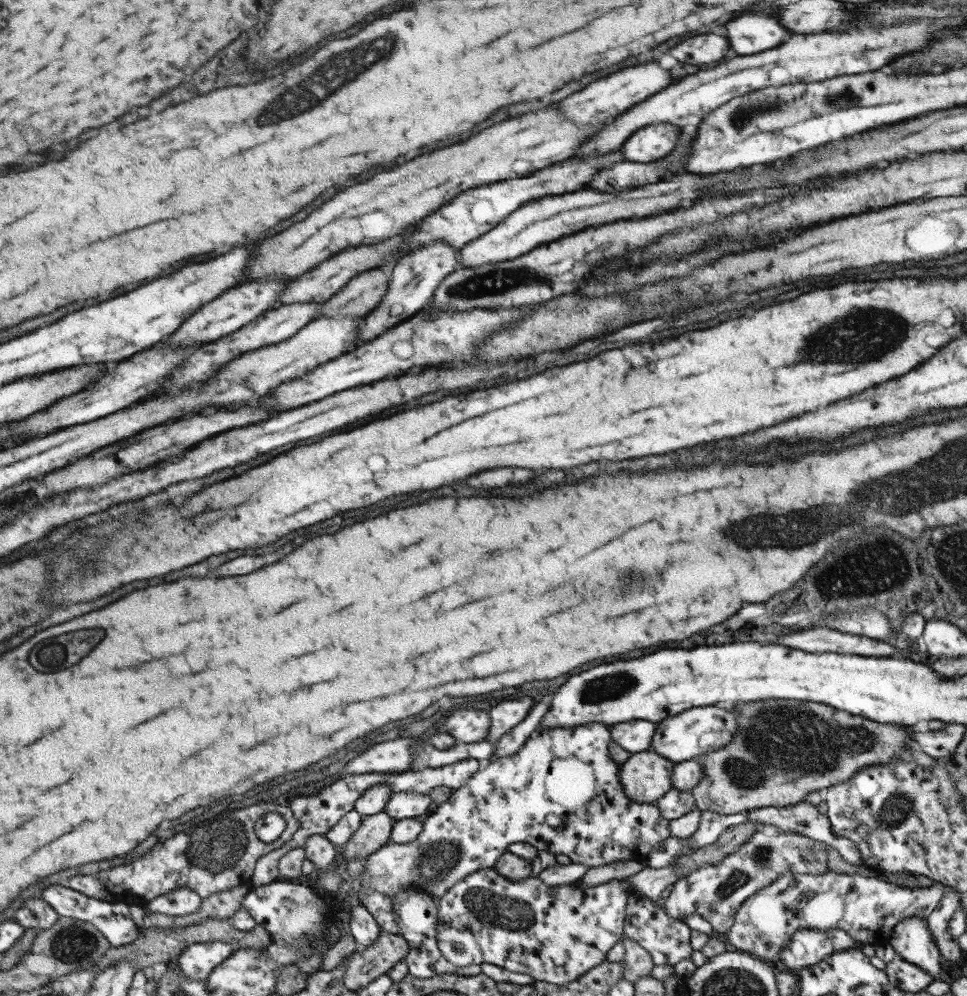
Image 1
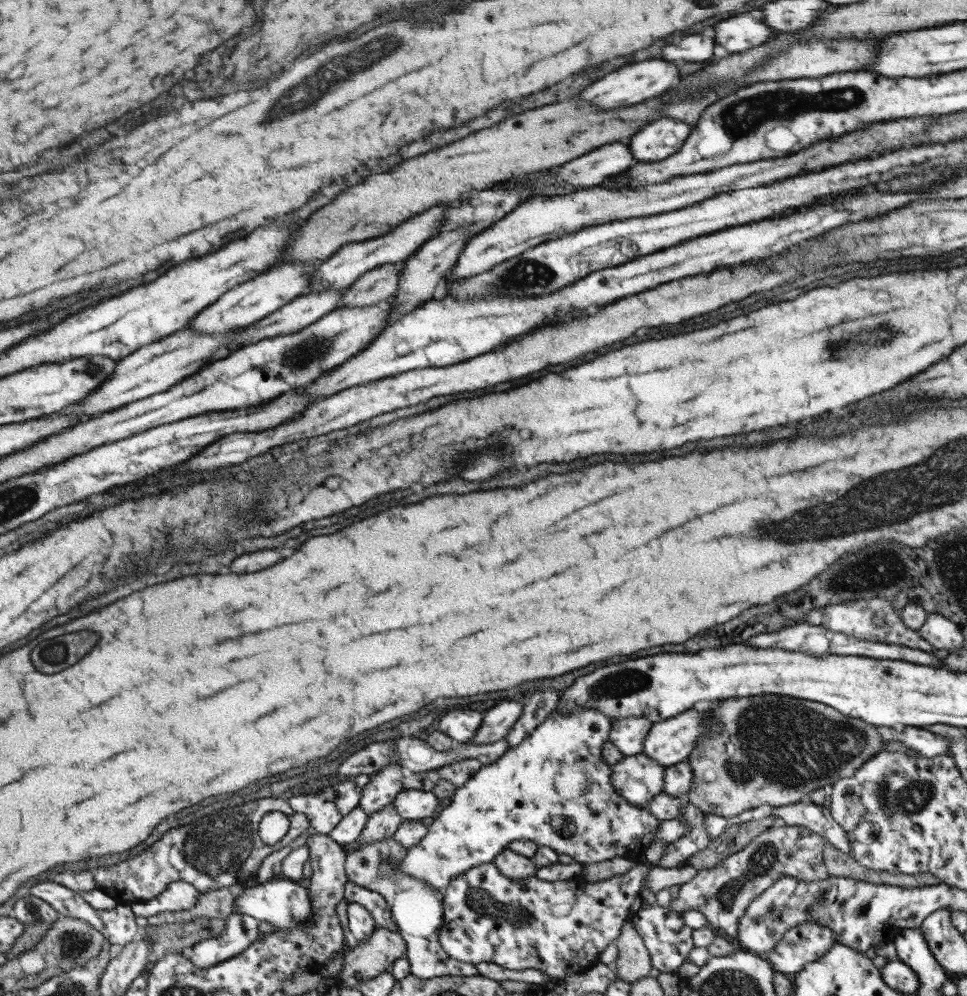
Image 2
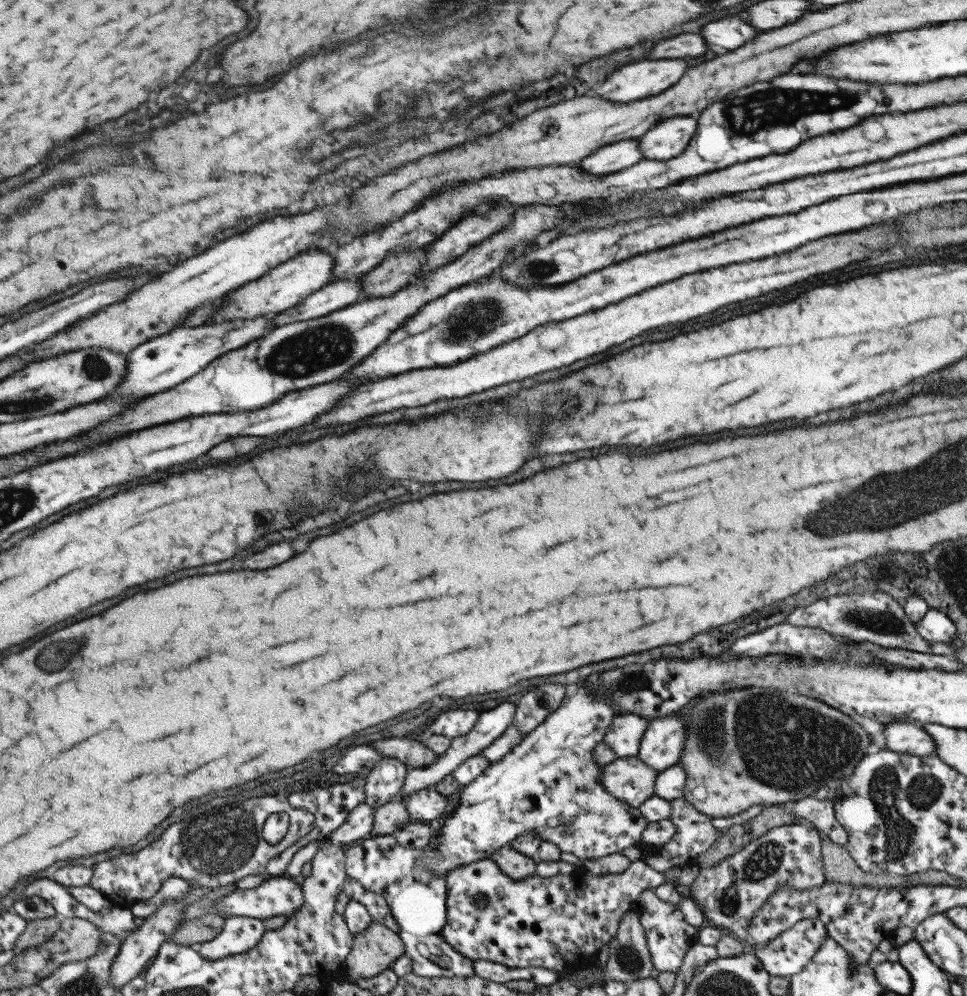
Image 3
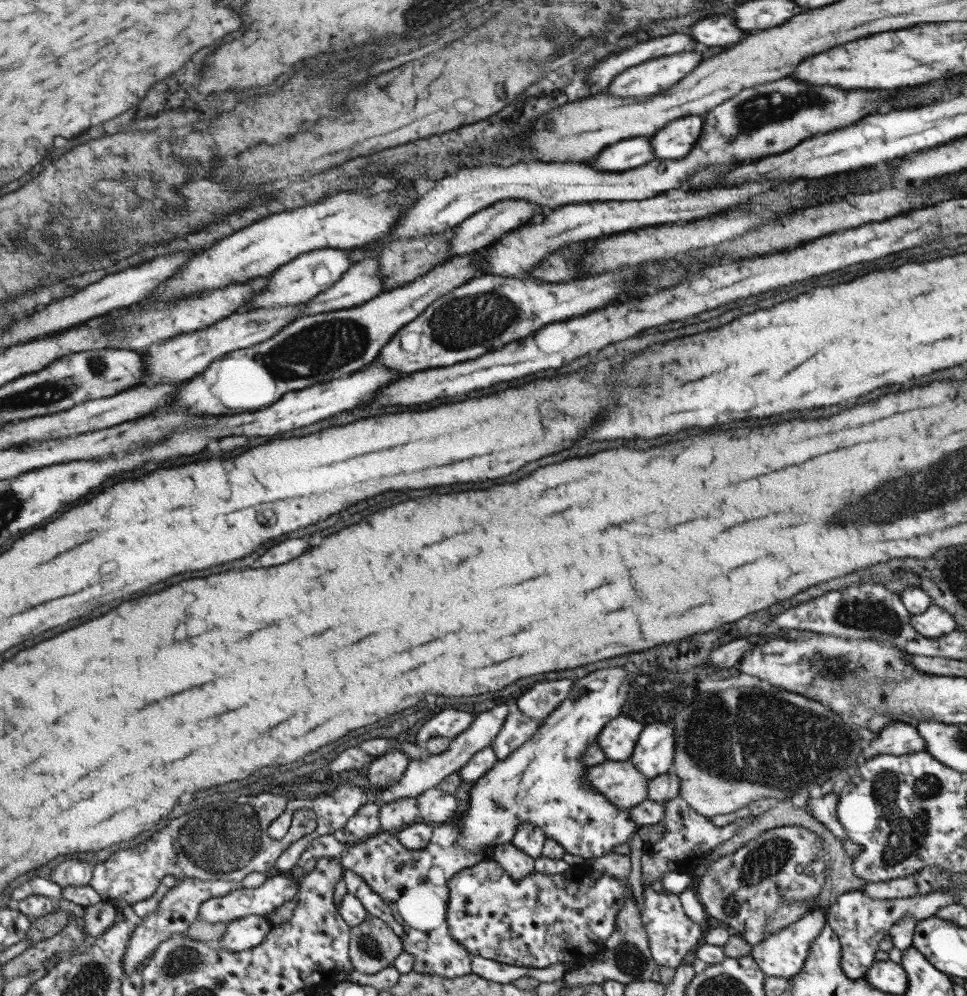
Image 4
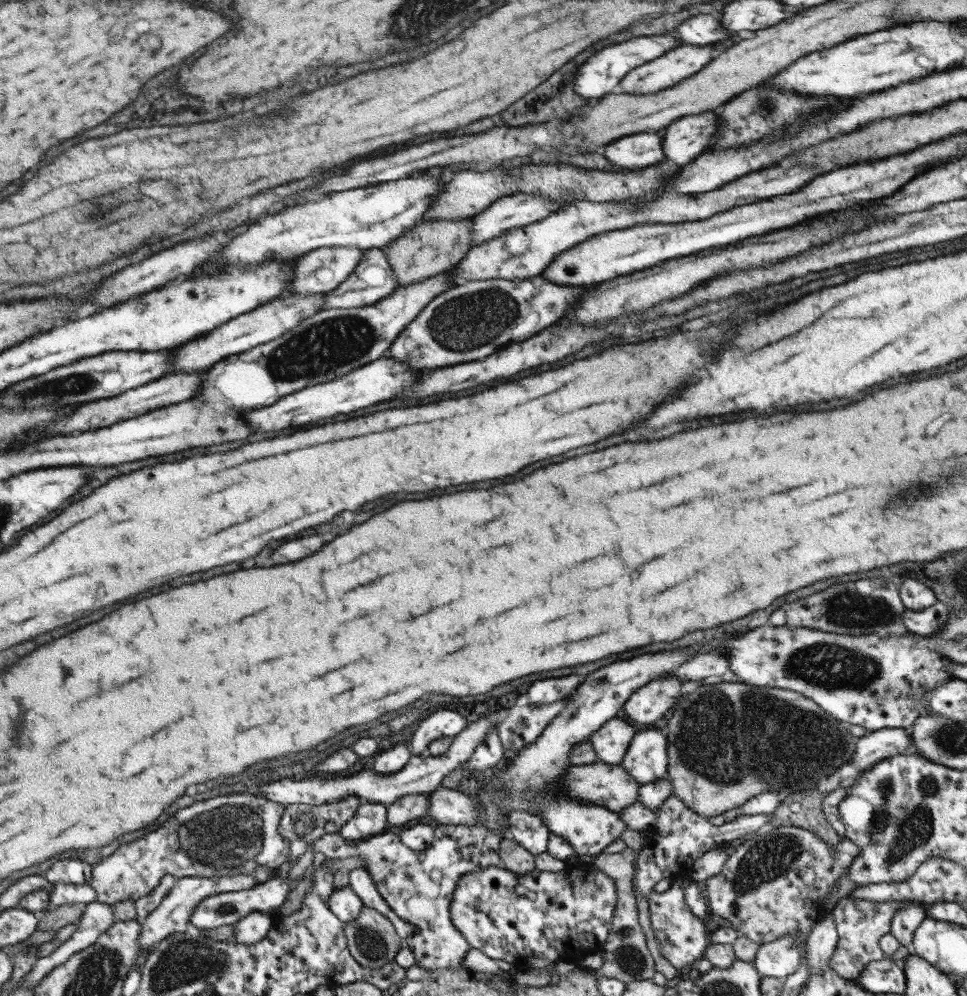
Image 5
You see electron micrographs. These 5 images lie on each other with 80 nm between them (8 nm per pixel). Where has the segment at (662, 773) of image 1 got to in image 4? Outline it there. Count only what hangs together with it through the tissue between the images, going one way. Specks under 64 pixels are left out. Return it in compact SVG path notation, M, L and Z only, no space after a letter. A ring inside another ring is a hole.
M607 761L585 771L586 781L620 809L629 809L646 799L648 778L626 761Z

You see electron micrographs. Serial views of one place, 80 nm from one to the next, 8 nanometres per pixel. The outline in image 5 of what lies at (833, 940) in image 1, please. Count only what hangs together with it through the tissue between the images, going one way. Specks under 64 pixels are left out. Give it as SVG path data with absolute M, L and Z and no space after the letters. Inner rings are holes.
M793 935L780 936L759 945L755 956L755 972L760 977L784 980L797 970L802 954L800 942Z

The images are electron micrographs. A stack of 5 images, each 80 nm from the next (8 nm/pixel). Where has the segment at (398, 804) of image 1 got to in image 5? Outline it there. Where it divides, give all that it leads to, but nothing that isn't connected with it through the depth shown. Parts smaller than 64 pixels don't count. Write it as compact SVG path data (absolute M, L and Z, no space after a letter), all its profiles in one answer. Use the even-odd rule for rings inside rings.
M447 788L435 789L428 793L427 816L437 824L475 825L480 824L480 812L475 808L467 795Z

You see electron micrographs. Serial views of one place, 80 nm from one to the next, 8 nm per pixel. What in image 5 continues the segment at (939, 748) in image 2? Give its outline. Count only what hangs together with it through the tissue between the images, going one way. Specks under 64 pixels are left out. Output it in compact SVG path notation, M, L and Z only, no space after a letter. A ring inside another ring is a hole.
M884 728L865 732L856 739L852 759L848 763L859 773L871 768L884 758L907 753L910 748L910 734L902 728Z

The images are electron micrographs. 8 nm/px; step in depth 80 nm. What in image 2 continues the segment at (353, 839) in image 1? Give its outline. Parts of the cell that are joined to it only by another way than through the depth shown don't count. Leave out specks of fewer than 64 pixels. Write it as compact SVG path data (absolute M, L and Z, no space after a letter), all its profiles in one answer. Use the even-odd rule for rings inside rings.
M392 804L383 806L379 812L368 815L367 822L350 846L350 850L359 844L391 837L402 821L403 819L395 812Z

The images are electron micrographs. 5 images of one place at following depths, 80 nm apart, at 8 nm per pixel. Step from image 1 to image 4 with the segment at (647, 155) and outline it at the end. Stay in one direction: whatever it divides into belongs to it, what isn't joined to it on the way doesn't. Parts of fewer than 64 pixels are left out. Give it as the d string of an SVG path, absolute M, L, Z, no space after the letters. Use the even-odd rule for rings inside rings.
M684 116L679 120L671 120L665 128L651 136L650 149L655 159L682 159L690 152L691 147L699 140L704 117Z

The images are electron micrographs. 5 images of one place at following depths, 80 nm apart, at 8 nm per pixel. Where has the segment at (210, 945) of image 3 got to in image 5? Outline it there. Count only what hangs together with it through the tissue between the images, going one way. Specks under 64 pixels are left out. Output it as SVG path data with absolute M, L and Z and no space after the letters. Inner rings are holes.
M249 912L232 924L233 940L237 944L255 944L267 934L274 921L266 912Z

